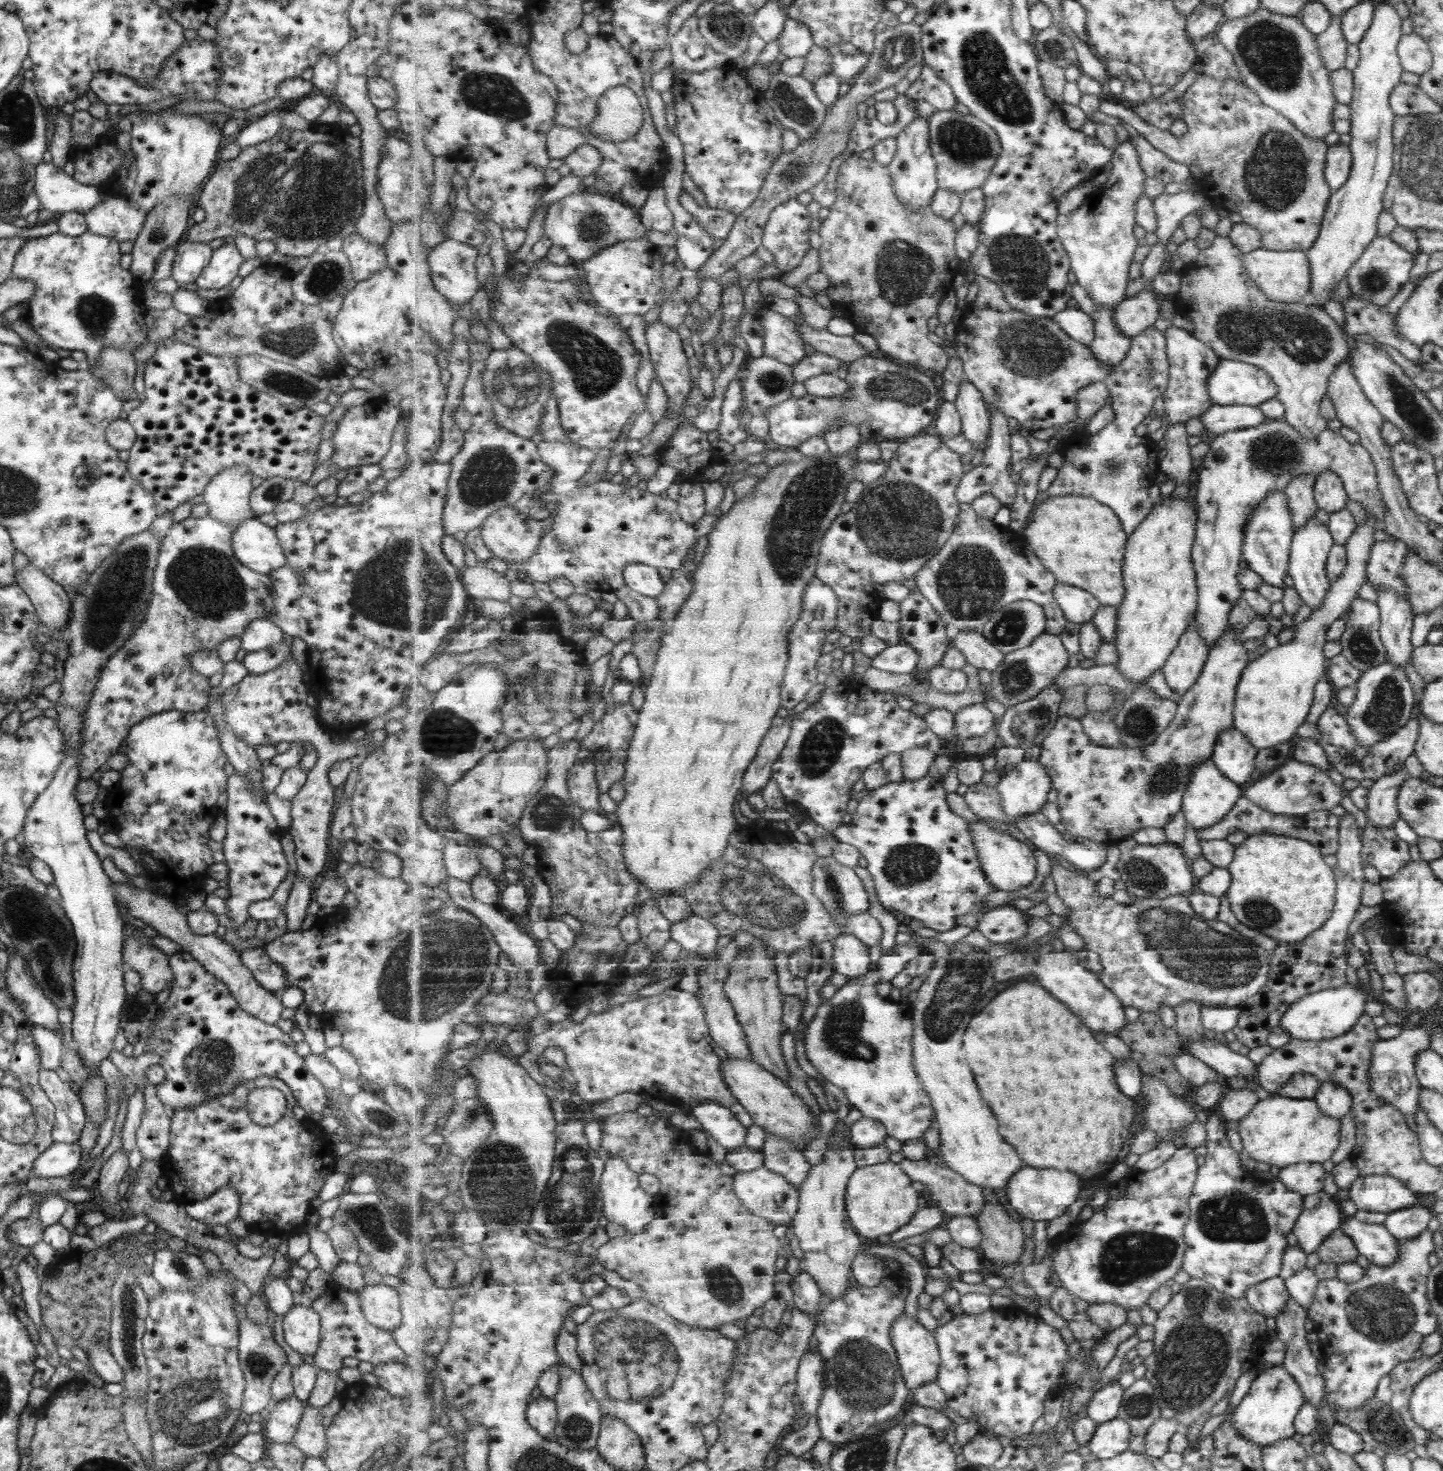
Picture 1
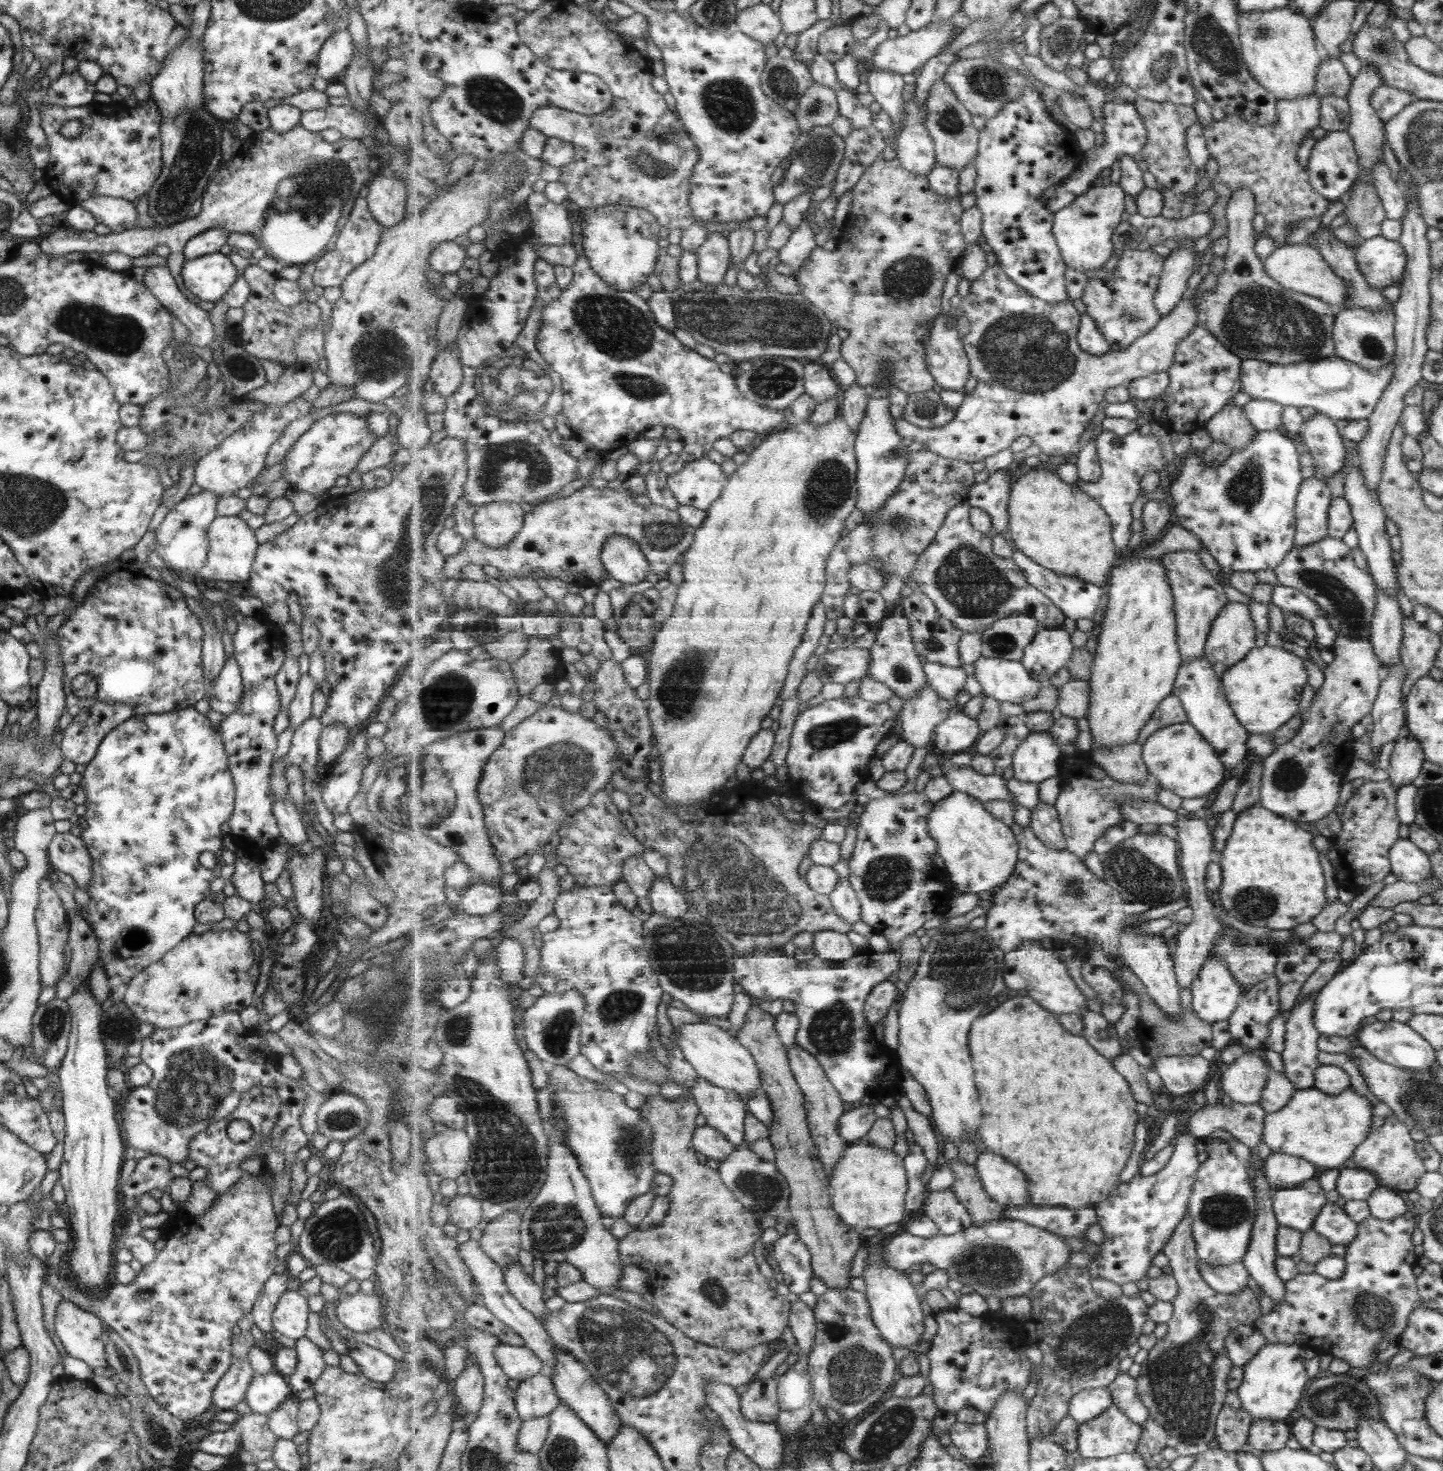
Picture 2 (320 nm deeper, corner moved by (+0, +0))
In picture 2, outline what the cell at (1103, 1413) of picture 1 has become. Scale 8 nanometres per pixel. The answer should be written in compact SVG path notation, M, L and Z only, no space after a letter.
M1108 1387L1085 1389L1072 1396L1069 1415L1079 1424L1085 1424L1103 1414L1111 1405L1114 1405L1114 1400Z

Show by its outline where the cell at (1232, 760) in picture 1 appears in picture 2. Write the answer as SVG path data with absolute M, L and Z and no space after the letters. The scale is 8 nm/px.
M1204 657L1196 661L1183 662L1172 694L1182 700L1189 723L1200 730L1205 742L1219 756L1220 762L1225 765L1225 769L1234 768L1247 758L1246 754L1250 753L1248 748L1249 734L1236 719L1235 712L1224 694L1223 683Z

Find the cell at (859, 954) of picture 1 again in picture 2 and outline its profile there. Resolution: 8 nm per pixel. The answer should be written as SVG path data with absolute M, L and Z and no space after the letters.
M822 930L814 934L814 951L816 956L833 964L848 961L855 957L858 950L853 942L843 934L834 930Z

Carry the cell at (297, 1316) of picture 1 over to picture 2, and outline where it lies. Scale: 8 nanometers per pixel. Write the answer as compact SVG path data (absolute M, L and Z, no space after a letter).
M286 1290L275 1303L271 1313L272 1331L294 1341L302 1340L307 1327L306 1298L295 1290Z

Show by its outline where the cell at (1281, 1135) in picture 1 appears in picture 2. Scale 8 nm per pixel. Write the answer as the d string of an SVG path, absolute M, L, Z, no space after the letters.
M1351 1086L1345 1087L1339 1094L1325 1094L1315 1087L1294 1089L1285 1106L1272 1113L1264 1113L1261 1140L1270 1148L1270 1152L1293 1155L1310 1162L1324 1170L1341 1168L1349 1163L1351 1155L1358 1144L1365 1140L1370 1128L1372 1104Z

